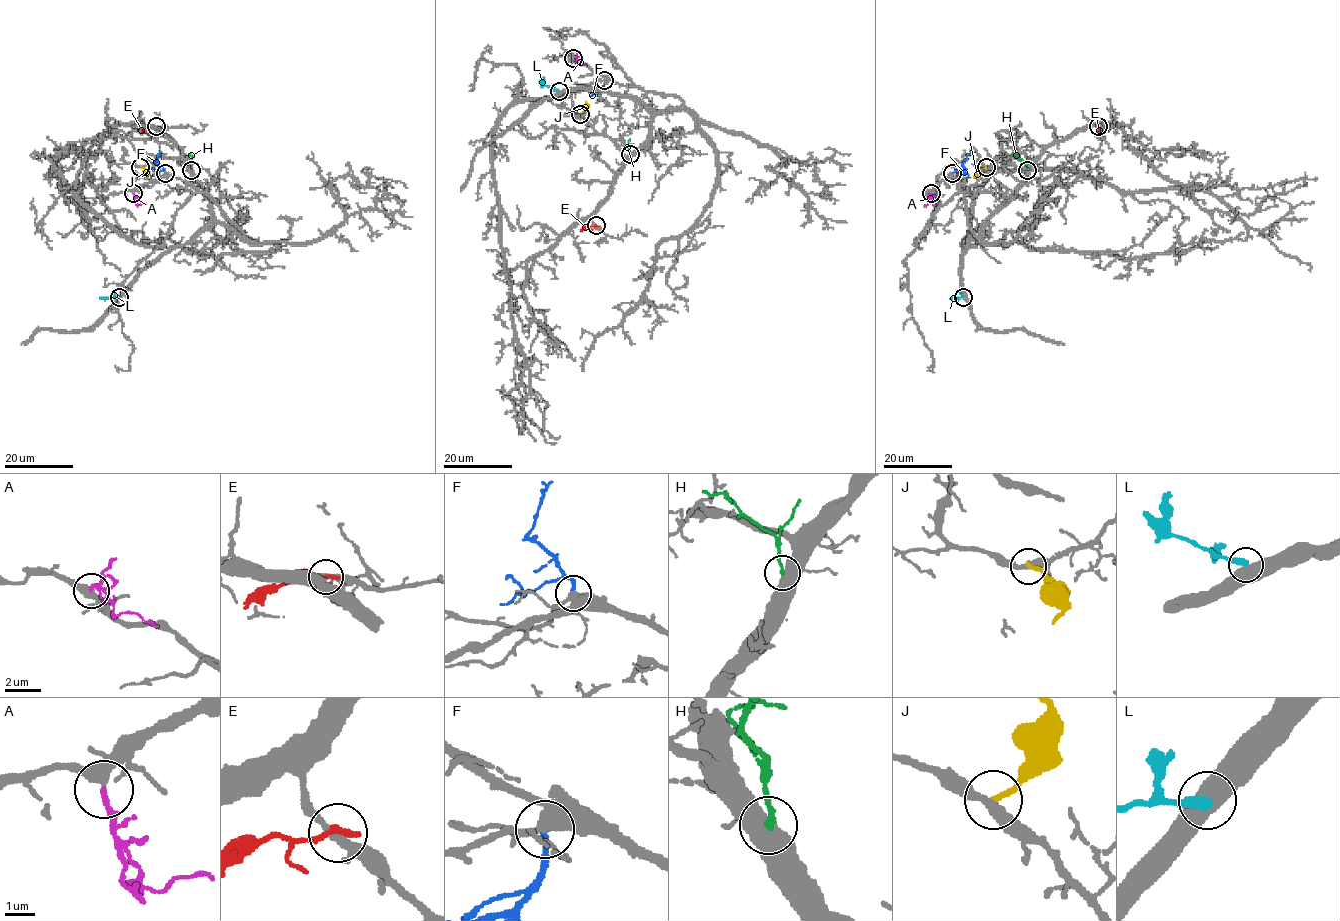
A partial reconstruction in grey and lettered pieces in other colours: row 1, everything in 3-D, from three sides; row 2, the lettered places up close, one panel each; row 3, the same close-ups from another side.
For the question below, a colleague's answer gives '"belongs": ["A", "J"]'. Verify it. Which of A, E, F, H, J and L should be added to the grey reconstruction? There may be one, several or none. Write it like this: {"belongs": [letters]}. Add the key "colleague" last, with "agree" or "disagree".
{"belongs": ["A", "F"], "colleague": "disagree"}

